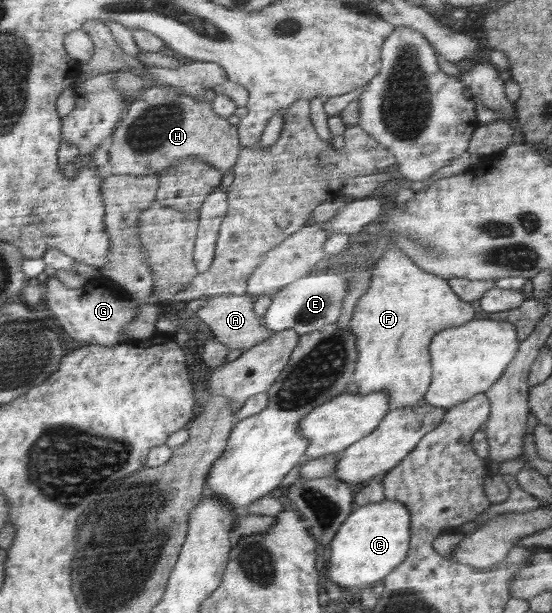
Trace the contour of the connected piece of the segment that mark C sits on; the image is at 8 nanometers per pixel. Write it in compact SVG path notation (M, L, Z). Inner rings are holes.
M383 500L375 504L355 507L343 521L331 541L330 564L325 579L341 585L344 592L357 596L359 591L376 584L404 562L412 538L409 509L403 502Z

